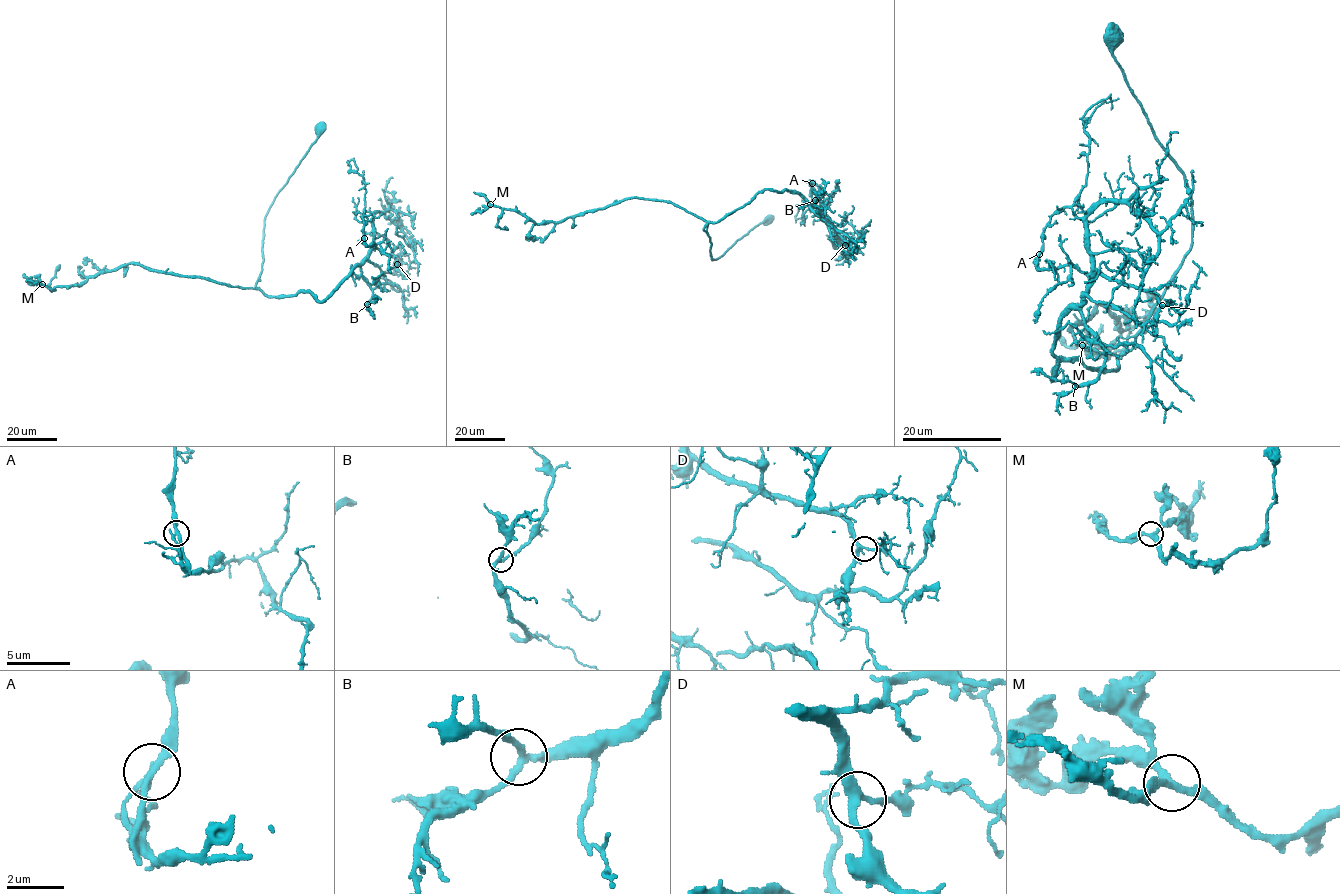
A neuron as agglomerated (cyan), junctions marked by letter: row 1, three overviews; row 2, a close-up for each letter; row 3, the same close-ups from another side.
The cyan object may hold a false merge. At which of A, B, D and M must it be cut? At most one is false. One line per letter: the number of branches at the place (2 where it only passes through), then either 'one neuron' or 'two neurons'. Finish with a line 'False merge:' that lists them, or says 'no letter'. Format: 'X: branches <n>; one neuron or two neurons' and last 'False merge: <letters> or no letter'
A: branches 3; two neurons
B: branches 3; one neuron
D: branches 3; one neuron
M: branches 3; one neuron
False merge: A

